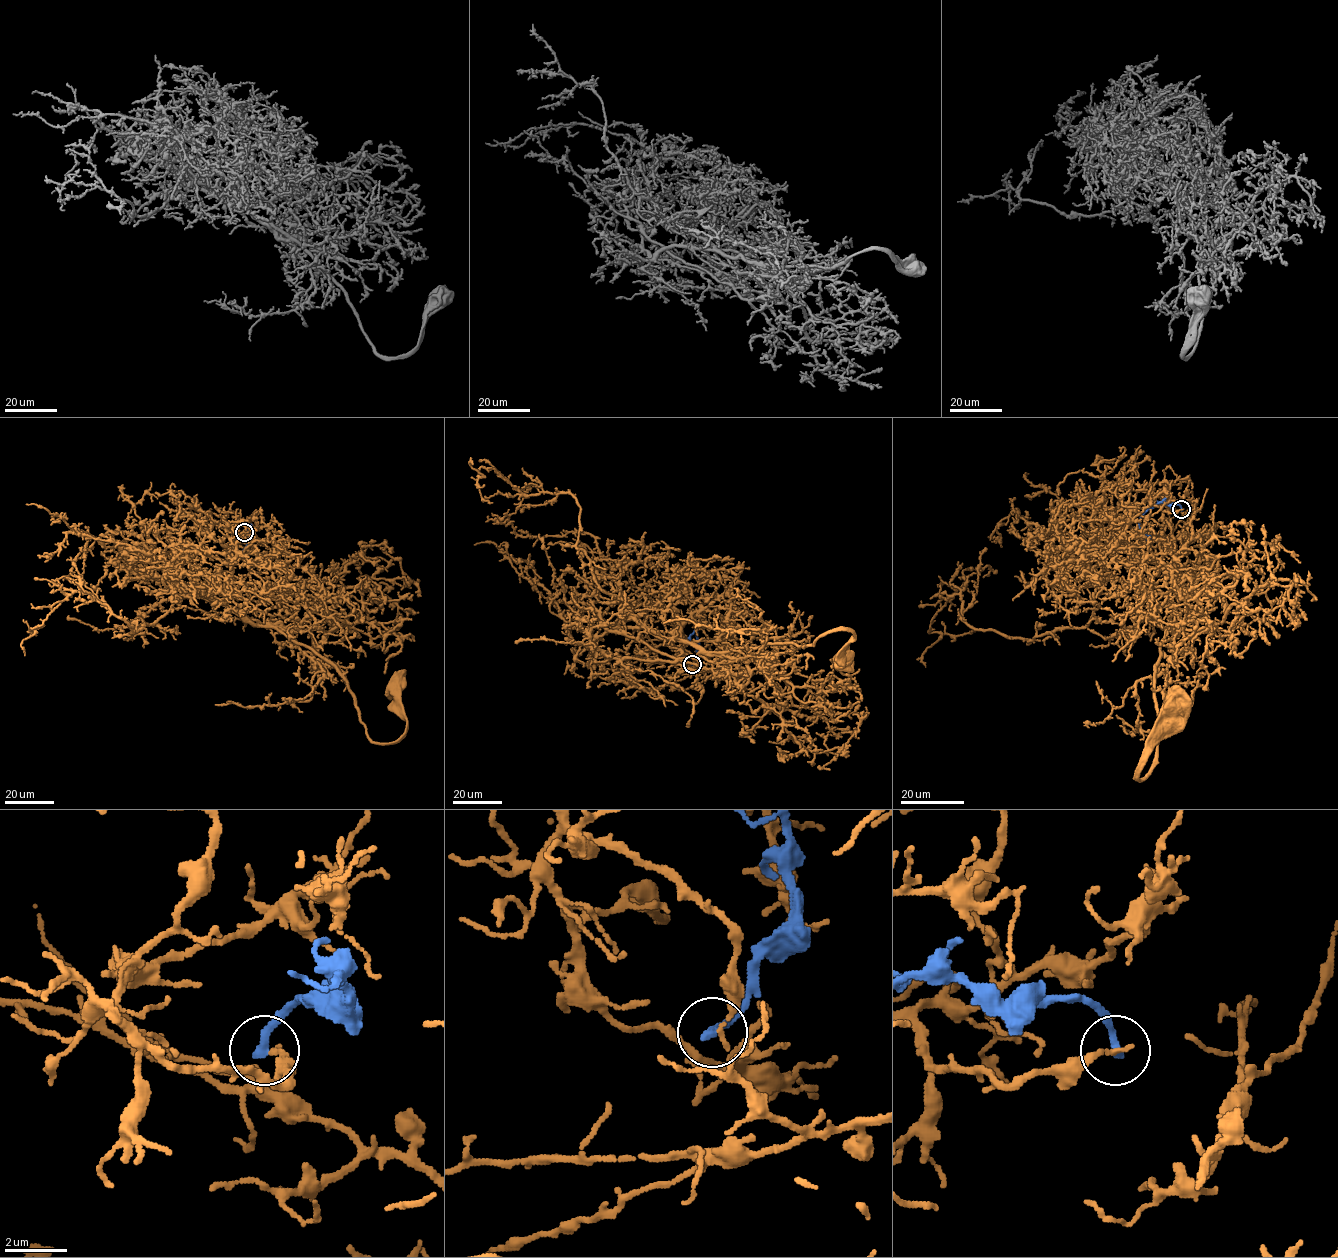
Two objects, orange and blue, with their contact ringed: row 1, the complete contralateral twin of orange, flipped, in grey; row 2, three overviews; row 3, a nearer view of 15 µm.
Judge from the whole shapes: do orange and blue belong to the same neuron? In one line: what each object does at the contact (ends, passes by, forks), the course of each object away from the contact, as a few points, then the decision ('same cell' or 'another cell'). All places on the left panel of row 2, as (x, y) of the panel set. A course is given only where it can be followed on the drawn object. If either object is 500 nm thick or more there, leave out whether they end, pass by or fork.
orange ends; blue ends; course orange (245, 532), (232, 529), (225, 602), (325, 657), (372, 741), (395, 743), (405, 731), (395, 685); course blue (244, 532), (250, 526), (247, 544), (241, 555); another cell

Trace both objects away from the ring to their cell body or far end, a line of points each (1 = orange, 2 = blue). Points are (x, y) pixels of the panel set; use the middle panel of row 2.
1: (693, 664), (680, 646), (681, 619), (673, 640), (704, 651), (809, 646), (850, 630), (843, 658)
2: (692, 664), (698, 655), (695, 630), (689, 640)

